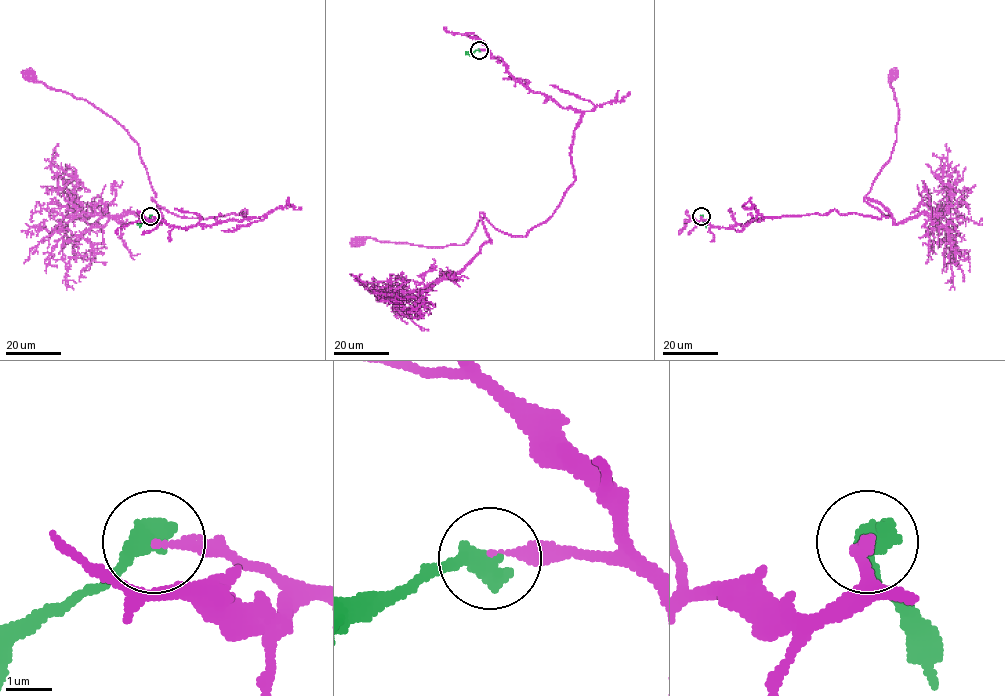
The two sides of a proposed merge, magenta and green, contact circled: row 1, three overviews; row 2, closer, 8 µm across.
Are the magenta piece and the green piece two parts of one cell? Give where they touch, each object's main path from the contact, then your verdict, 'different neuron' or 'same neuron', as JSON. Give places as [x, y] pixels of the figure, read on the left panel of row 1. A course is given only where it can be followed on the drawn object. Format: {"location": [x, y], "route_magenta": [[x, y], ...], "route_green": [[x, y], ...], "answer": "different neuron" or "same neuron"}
{"location": [150, 216], "route_magenta": [[150, 217], [184, 228], [252, 217], [168, 212], [122, 126], [29, 76]], "route_green": [[150, 217], [136, 222]], "answer": "same neuron"}

